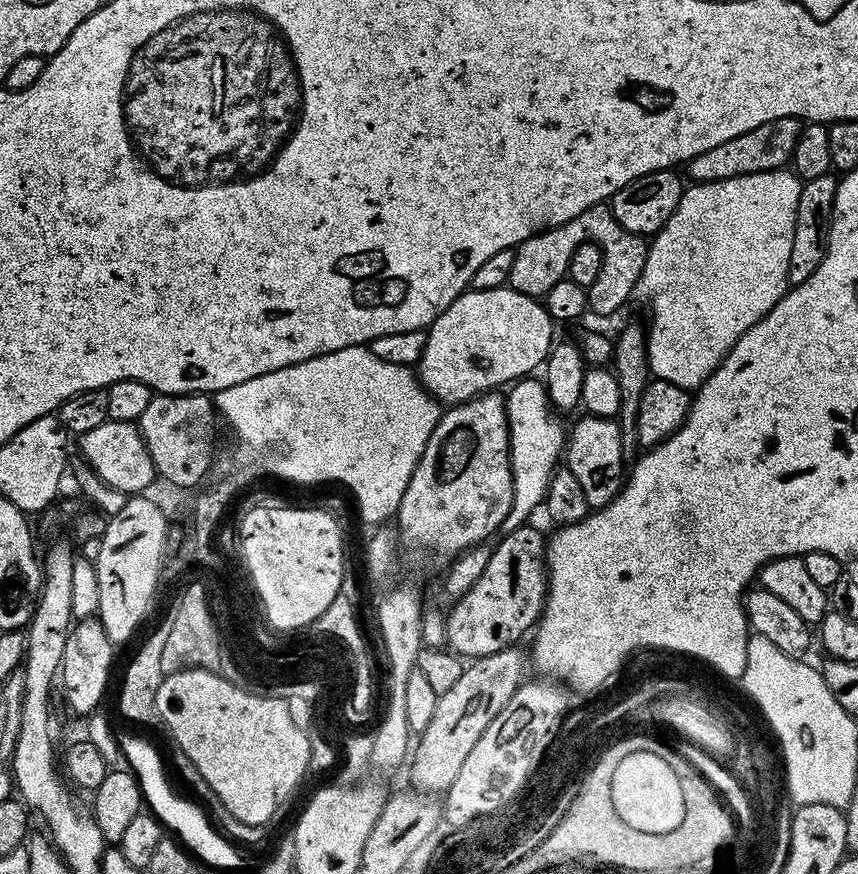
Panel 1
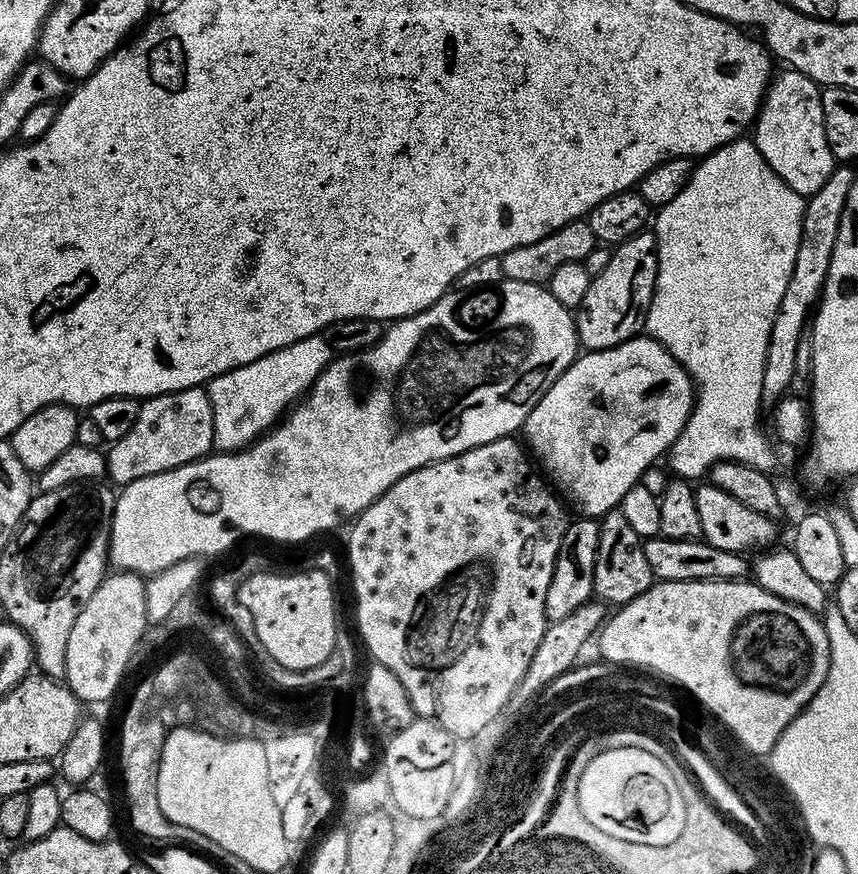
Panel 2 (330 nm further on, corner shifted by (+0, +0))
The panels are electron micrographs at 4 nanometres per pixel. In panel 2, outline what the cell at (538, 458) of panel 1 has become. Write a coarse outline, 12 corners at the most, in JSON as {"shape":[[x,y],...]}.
{"shape":[[641,334],[576,361],[522,436],[601,518],[682,434],[688,371]]}

